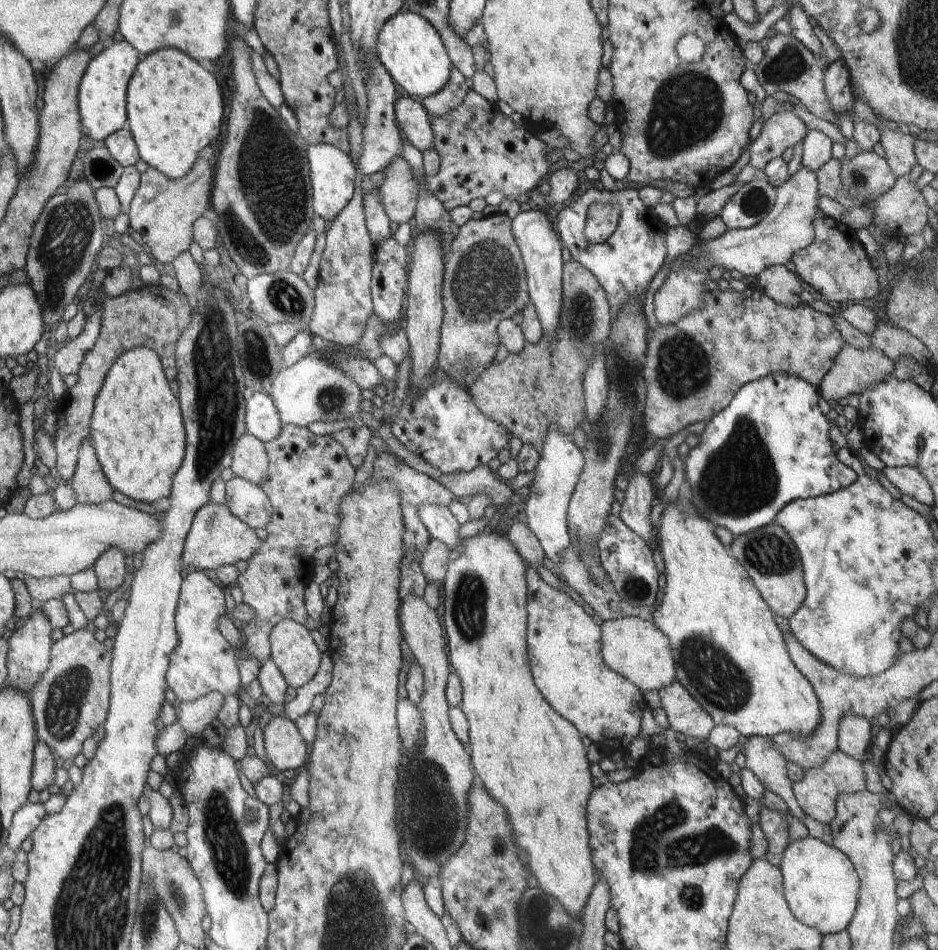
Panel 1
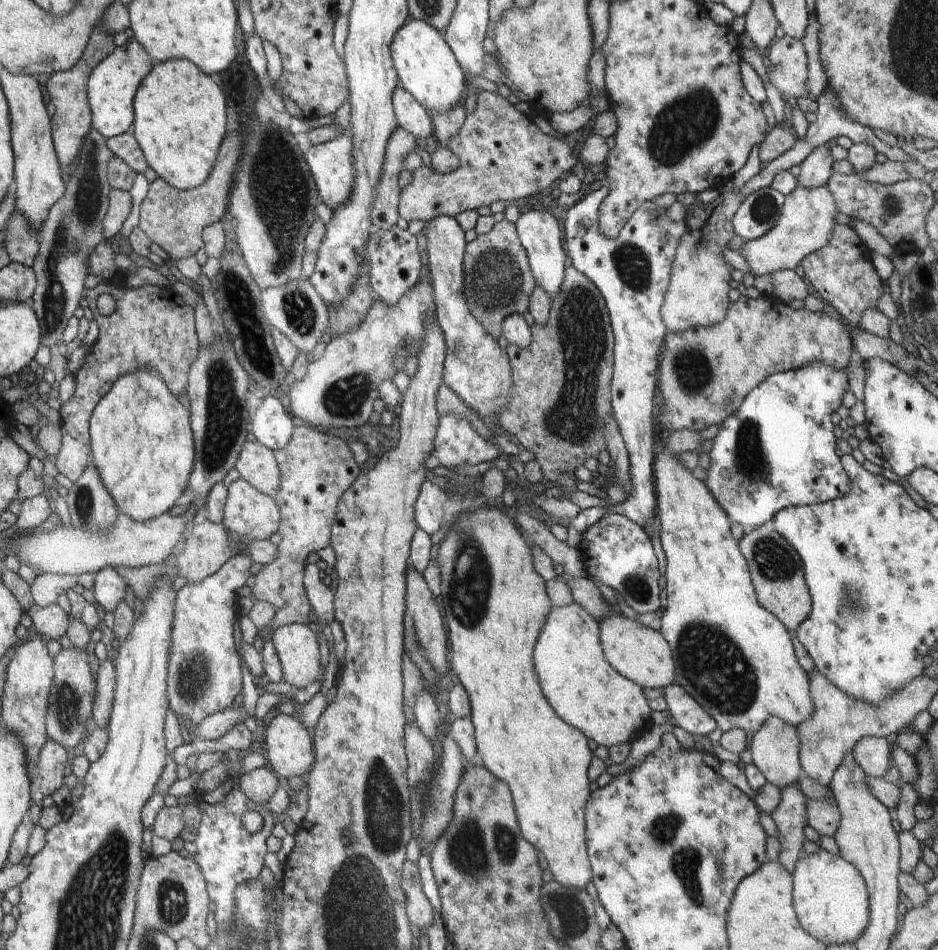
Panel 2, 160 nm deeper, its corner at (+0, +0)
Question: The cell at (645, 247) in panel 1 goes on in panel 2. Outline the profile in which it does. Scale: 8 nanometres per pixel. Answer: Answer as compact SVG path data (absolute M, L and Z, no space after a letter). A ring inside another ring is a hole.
M605 183L599 190L590 191L584 200L573 204L564 218L564 232L566 235L566 248L568 258L572 260L572 266L582 271L602 293L604 297L611 327L615 336L613 348L613 377L611 380L611 405L613 416L619 426L620 434L625 442L629 454L631 493L628 498L619 503L614 512L627 516L642 528L646 526L657 514L657 502L653 473L654 462L654 399L658 395L659 357L663 349L664 336L668 332L663 323L661 310L665 302L665 296L669 290L673 258L676 254L680 237L685 233L684 221L676 222L670 218L668 209L659 206L653 201L640 205L634 214L626 221L615 239L605 237L599 229L599 209L604 198L608 194Z

